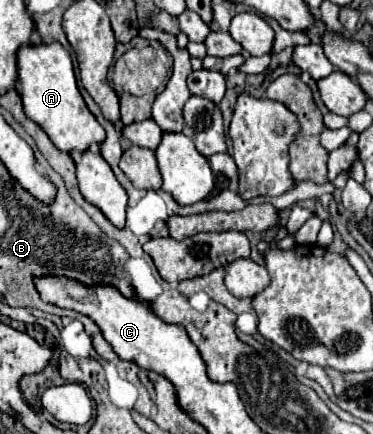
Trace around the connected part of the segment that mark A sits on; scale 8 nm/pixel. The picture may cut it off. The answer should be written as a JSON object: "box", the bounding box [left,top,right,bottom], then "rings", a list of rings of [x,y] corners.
{"box":[18,45,104,153],"rings":[[[30,45],[18,51],[18,79],[20,97],[26,115],[38,123],[50,141],[64,153],[84,153],[92,143],[104,141],[104,127],[88,111],[74,77],[74,65],[70,53],[60,45]]]}

